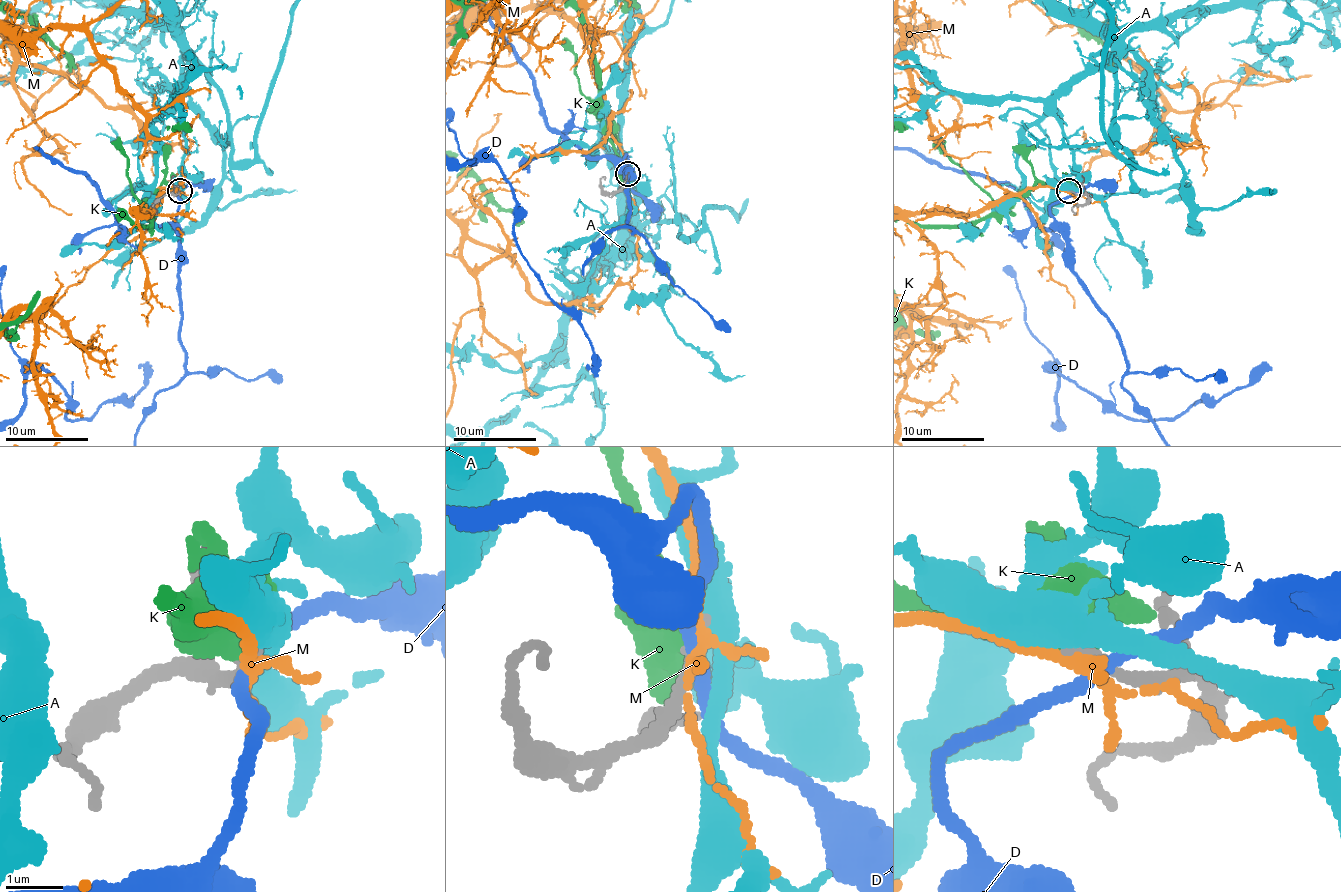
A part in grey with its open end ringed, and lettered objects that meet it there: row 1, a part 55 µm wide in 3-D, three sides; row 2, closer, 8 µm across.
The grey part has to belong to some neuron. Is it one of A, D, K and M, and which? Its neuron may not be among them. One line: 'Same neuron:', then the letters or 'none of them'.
Same neuron: A

